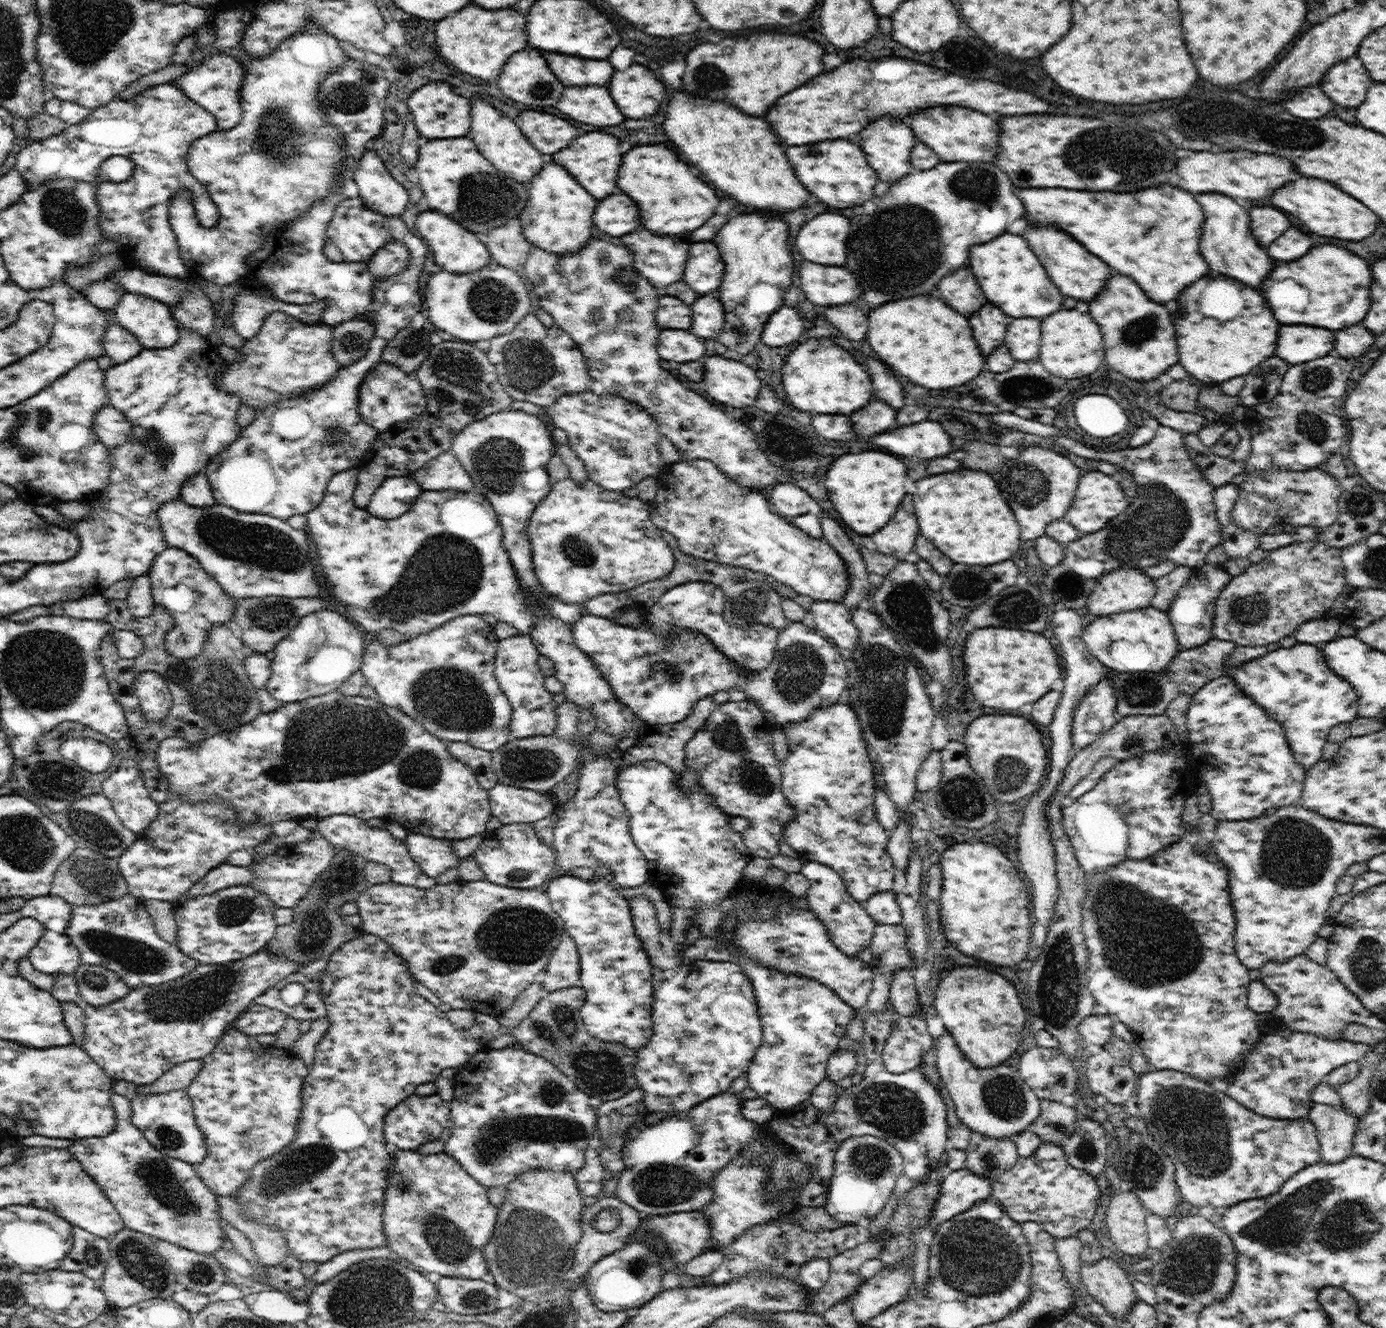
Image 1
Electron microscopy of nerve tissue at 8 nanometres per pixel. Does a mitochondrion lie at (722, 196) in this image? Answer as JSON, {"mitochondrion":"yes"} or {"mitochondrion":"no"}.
{"mitochondrion":"no"}

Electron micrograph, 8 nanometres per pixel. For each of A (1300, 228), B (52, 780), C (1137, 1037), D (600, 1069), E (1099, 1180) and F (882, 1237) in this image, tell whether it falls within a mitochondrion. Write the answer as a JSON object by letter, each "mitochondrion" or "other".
{"A":"other","B":"mitochondrion","C":"other","D":"mitochondrion","E":"other","F":"other"}

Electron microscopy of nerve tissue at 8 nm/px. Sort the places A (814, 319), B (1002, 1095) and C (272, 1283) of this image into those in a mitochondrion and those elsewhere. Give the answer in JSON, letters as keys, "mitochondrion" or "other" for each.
{"A":"other","B":"mitochondrion","C":"other"}

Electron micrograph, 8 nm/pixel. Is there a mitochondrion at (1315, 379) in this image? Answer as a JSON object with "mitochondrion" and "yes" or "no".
{"mitochondrion":"yes"}

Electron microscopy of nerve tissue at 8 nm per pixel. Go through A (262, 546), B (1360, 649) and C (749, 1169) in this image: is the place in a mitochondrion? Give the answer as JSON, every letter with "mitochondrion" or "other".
{"A":"mitochondrion","B":"other","C":"other"}

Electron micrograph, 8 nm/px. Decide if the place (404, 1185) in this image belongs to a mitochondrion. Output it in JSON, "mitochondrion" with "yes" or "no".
{"mitochondrion":"yes"}

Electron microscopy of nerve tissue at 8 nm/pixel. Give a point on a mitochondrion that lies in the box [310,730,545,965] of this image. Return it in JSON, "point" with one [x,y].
{"point":[515,875]}

